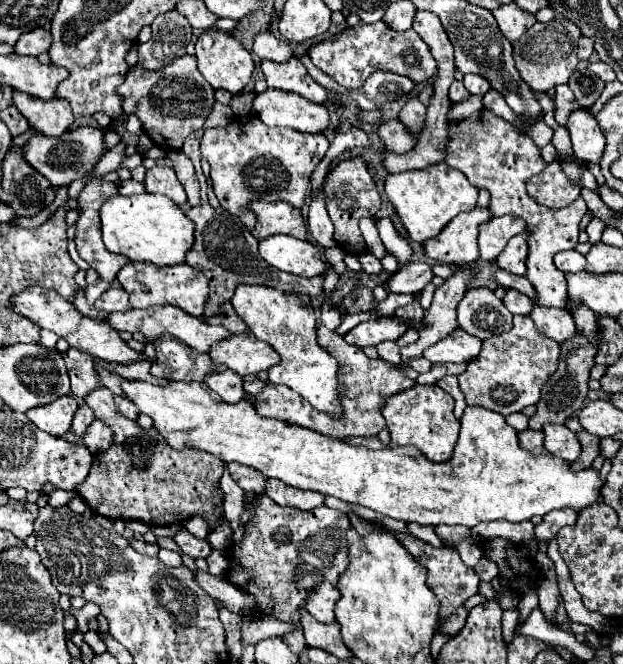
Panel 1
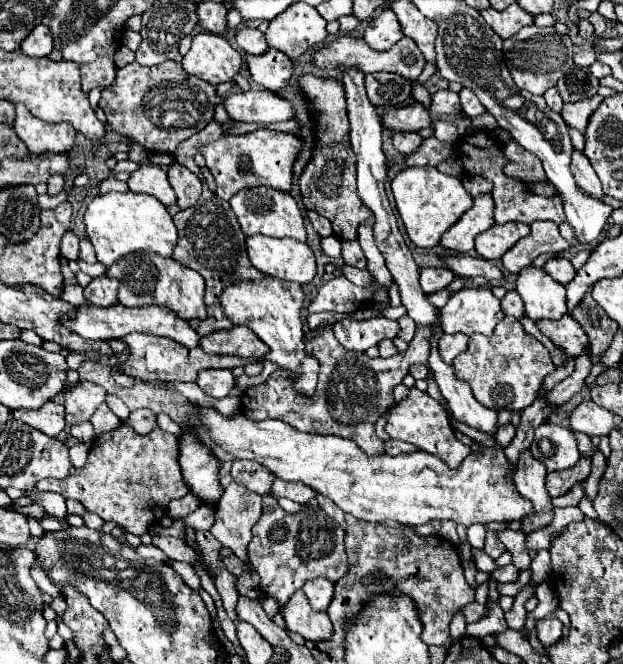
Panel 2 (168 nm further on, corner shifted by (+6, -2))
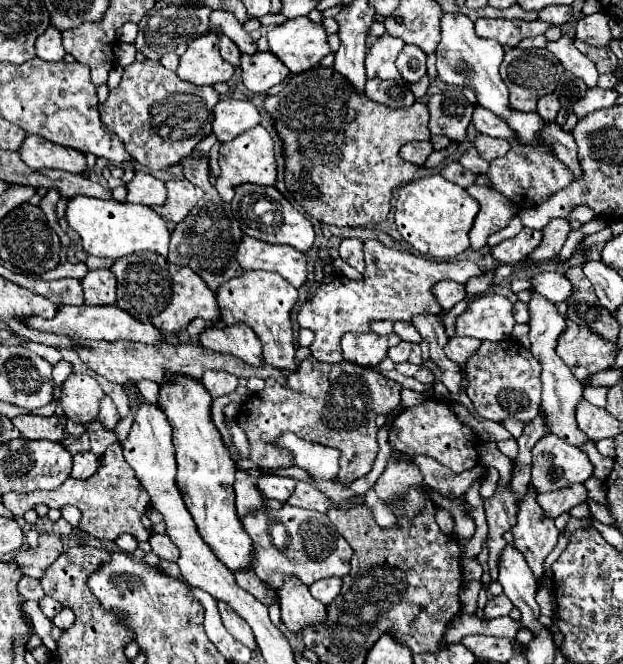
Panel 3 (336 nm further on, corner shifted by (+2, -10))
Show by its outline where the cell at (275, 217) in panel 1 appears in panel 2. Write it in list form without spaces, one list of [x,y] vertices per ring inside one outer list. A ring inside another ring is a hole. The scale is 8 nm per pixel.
[[[256,186],[252,190],[242,190],[234,194],[234,198],[230,198],[230,206],[246,236],[264,234],[264,236],[274,236],[274,238],[296,238],[300,242],[306,242],[304,216],[296,200],[288,192],[270,190],[268,186]]]

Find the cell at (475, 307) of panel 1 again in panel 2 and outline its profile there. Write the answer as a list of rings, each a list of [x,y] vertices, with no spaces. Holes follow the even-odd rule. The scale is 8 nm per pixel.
[[[462,288],[440,310],[440,326],[446,334],[462,332],[466,336],[472,336],[472,334],[480,332],[484,336],[490,336],[494,332],[494,326],[502,318],[504,318],[504,314],[500,310],[500,300],[488,288]]]

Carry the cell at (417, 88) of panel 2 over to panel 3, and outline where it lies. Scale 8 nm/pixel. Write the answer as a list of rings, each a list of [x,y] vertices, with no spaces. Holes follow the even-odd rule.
[[[382,34],[370,48],[366,56],[366,72],[368,78],[382,78],[382,80],[404,80],[394,62],[400,50],[404,48],[404,42],[400,38],[394,38],[390,34]]]

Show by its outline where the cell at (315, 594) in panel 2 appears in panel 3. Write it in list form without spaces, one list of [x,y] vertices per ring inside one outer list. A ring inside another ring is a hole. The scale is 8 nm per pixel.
[[[324,578],[324,580],[314,582],[310,586],[310,592],[316,600],[320,600],[324,606],[328,606],[340,594],[340,586],[342,586],[340,578]]]

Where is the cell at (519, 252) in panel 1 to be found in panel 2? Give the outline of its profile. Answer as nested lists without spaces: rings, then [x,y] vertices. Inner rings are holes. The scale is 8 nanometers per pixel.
[[[534,222],[532,232],[526,238],[518,240],[516,246],[512,246],[502,256],[502,264],[510,272],[520,272],[522,268],[530,266],[536,256],[564,252],[568,248],[571,248],[571,245],[560,236],[558,226],[554,222]]]

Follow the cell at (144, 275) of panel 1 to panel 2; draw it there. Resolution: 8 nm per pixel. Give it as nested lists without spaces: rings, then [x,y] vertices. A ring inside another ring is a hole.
[[[138,252],[138,254],[128,254],[126,258],[120,258],[114,262],[114,266],[108,268],[108,276],[116,278],[120,282],[120,292],[118,300],[124,306],[146,306],[146,304],[156,304],[172,310],[176,316],[184,320],[204,320],[206,318],[206,304],[204,304],[204,278],[178,264],[174,258],[162,258],[160,254],[154,252]]]

